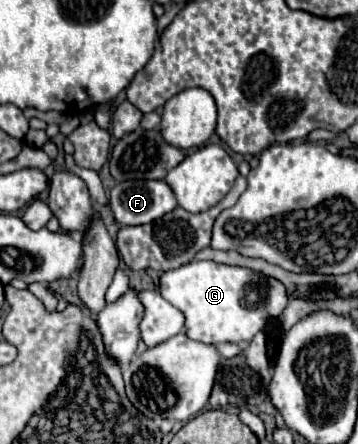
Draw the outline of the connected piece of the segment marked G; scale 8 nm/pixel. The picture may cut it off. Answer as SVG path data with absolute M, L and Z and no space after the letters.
M191 260L175 270L167 270L159 282L161 296L185 314L189 338L219 344L247 344L269 318L277 318L287 302L285 286L269 276L241 266L227 266L211 260Z

